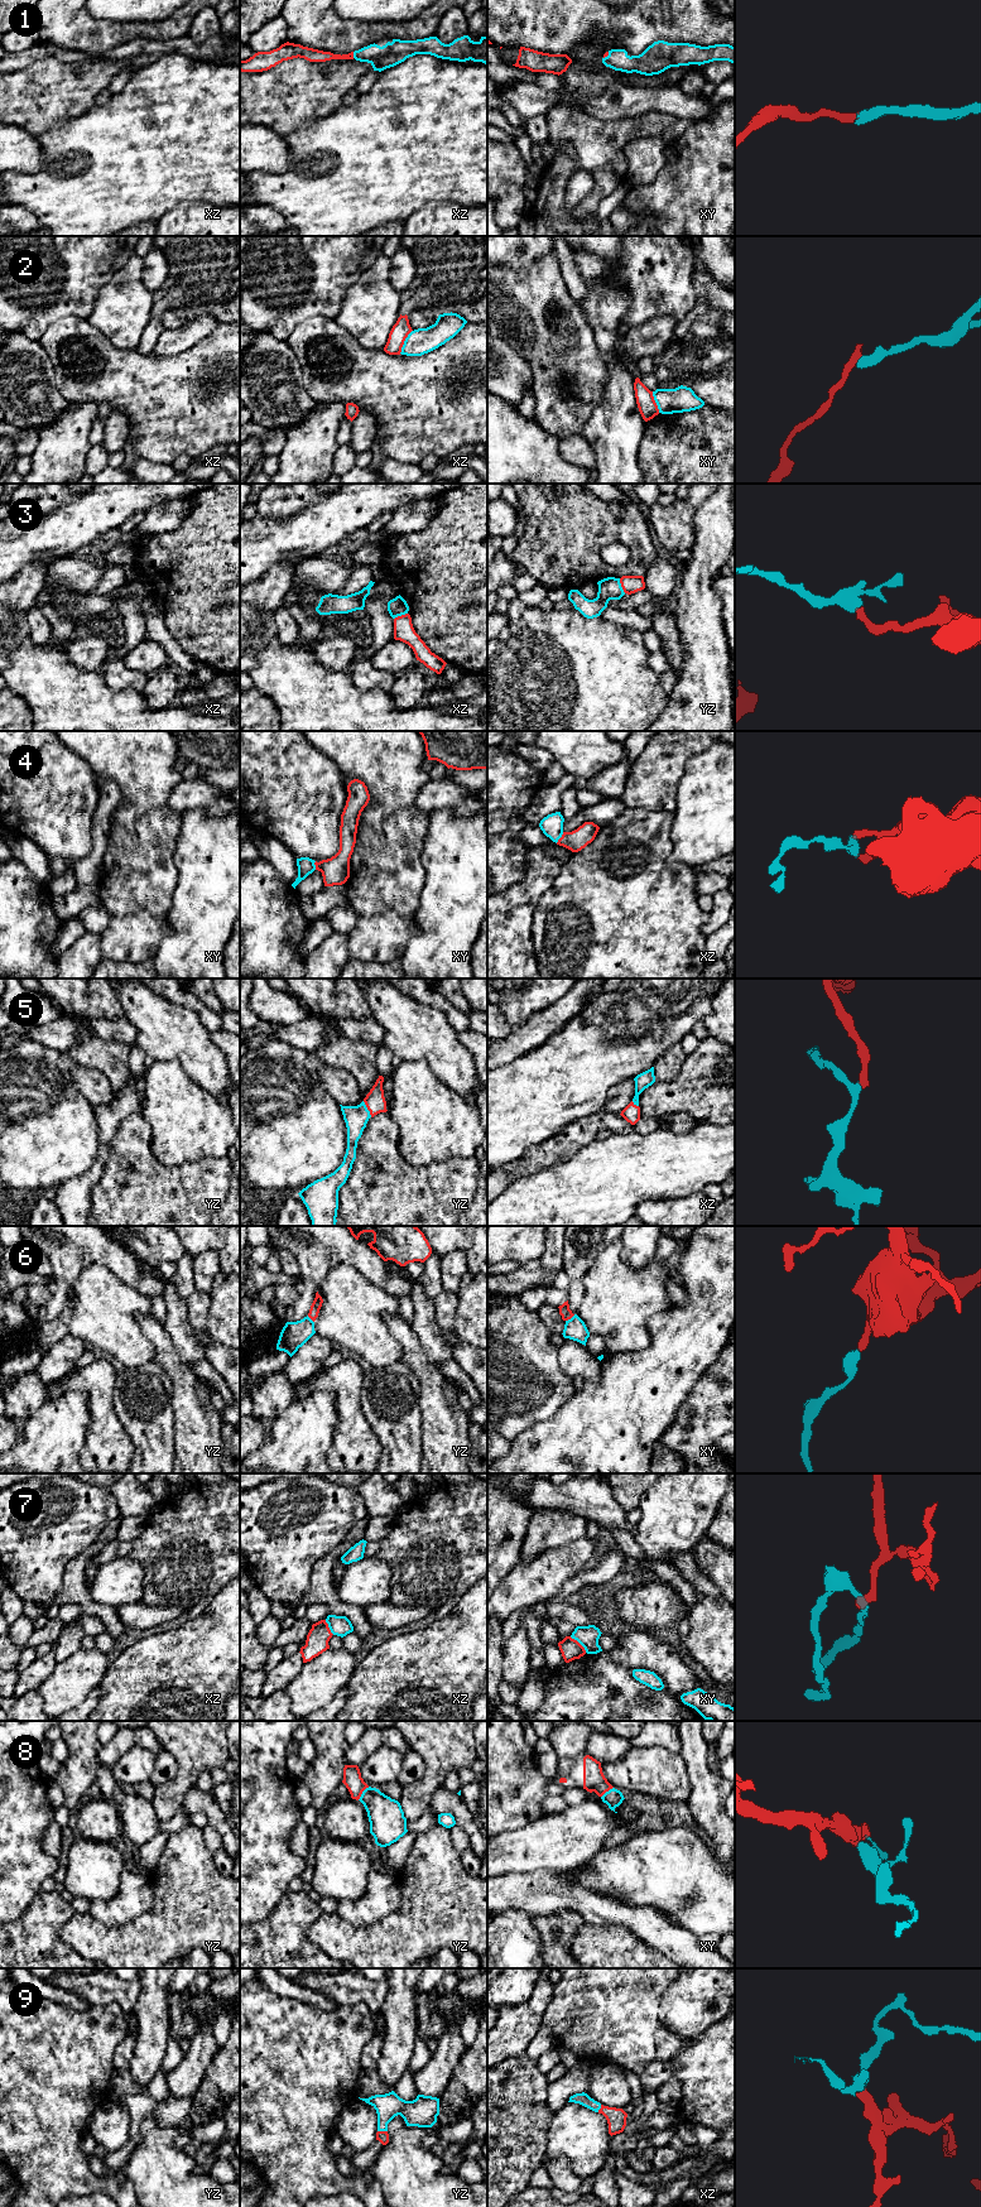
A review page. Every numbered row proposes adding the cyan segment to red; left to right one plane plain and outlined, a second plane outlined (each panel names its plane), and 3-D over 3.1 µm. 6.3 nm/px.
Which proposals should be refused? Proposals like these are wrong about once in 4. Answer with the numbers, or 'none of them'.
2, 7

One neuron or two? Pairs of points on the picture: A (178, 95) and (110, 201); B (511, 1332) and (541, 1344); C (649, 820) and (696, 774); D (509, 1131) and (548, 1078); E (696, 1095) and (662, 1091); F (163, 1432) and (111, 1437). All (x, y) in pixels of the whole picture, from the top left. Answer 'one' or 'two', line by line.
A: one
B: one
C: two
D: one
E: one
F: two

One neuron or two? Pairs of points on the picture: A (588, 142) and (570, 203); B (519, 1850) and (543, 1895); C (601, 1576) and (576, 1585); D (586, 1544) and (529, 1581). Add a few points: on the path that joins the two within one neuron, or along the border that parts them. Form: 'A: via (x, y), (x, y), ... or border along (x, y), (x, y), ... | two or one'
A: border along (592, 174), (577, 169), (570, 178), (564, 195) | two
B: border along (561, 1873), (528, 1871), (505, 1873), (501, 1875) | two
C: via (595, 1576), (582, 1578) | one
D: via (572, 1557), (543, 1576) | one

